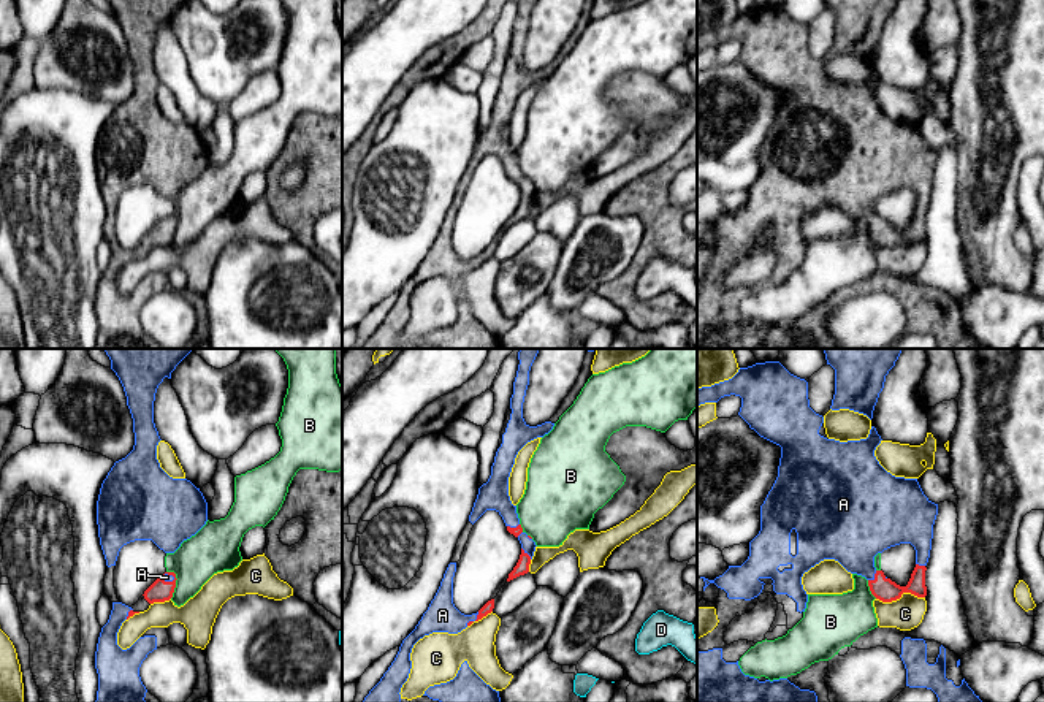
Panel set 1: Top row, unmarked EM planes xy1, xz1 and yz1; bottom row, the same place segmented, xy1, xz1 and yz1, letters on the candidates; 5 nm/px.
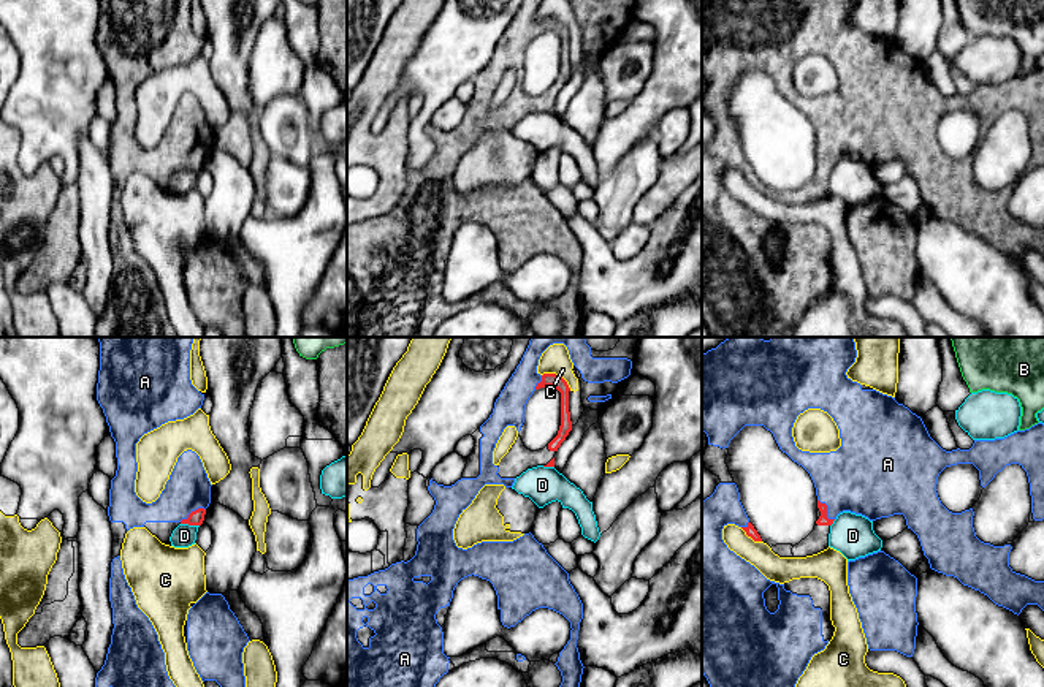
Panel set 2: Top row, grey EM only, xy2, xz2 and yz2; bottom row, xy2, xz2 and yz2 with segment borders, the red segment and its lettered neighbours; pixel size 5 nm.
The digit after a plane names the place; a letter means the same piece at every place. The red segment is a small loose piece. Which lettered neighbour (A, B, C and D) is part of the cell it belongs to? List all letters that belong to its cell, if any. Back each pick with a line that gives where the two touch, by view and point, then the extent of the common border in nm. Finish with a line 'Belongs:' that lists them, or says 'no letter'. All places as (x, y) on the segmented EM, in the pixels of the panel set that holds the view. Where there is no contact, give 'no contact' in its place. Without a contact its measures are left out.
A: contact yz2 (826, 510); length 140 nm
Belongs: A

